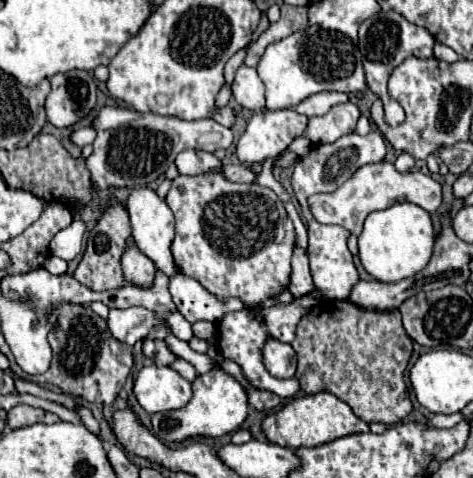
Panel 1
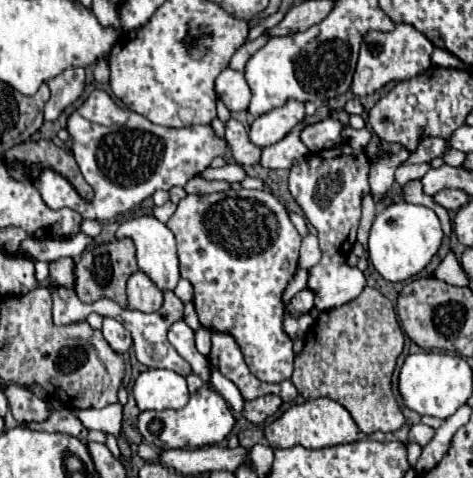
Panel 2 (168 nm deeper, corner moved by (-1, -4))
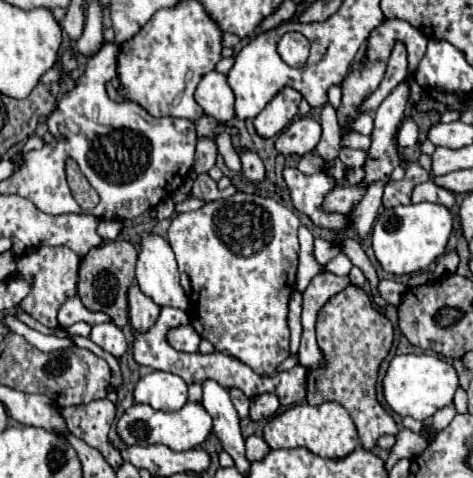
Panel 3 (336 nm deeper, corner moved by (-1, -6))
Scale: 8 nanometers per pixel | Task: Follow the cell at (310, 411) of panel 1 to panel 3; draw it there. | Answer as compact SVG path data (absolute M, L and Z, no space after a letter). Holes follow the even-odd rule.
M325 402L321 406L309 406L309 404L297 404L285 410L283 414L269 420L263 428L265 442L269 448L309 448L317 456L329 458L329 460L341 460L349 456L355 448L359 448L359 438L355 424L349 416L349 412L337 404L337 402Z

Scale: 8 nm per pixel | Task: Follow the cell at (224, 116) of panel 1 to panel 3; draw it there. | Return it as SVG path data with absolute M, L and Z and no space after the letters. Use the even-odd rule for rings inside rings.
M243 152L241 162L243 162L243 176L247 180L251 180L251 182L263 182L265 180L265 166L257 154Z

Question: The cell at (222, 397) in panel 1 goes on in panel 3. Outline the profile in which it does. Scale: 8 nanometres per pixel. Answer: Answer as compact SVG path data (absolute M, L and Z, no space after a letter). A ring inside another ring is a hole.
M187 402L177 412L161 412L161 410L153 410L147 404L133 404L117 420L117 434L127 446L165 444L177 452L197 448L211 434L211 428L213 428L213 420L207 414L207 410L201 404L193 404L193 402Z

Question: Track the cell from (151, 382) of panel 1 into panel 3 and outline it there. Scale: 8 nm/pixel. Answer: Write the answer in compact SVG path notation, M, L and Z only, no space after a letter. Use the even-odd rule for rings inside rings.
M151 372L135 386L135 402L149 404L153 410L179 410L187 404L187 384L169 372Z

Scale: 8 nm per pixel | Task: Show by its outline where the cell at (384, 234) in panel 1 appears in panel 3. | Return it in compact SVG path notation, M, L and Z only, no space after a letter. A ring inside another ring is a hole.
M419 202L383 210L371 234L375 256L383 266L383 270L391 274L399 276L399 274L413 274L419 270L423 272L445 252L451 234L451 224L453 214L445 206L433 202Z

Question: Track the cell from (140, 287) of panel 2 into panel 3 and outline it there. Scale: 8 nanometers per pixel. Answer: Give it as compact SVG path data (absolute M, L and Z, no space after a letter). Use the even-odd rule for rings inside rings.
M137 284L129 288L129 322L133 332L149 330L157 320L159 312L161 308L151 298L147 298Z

